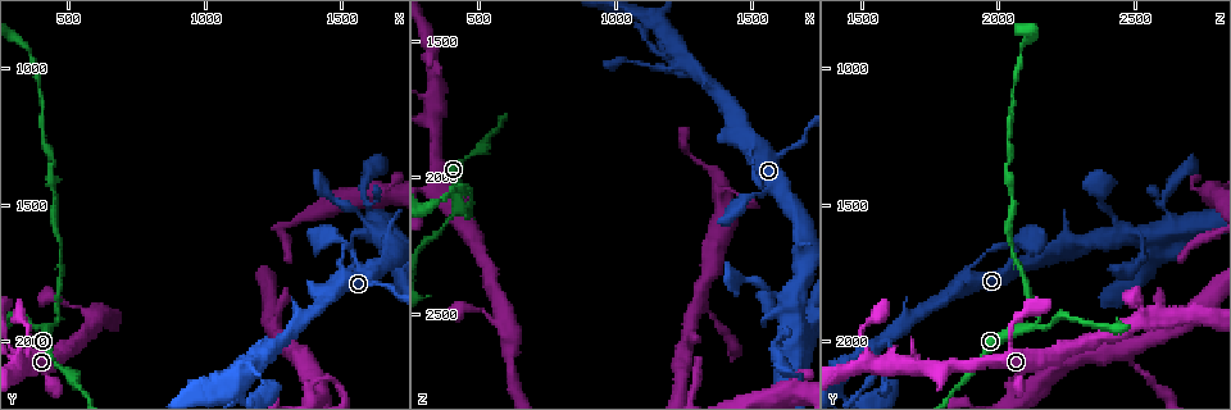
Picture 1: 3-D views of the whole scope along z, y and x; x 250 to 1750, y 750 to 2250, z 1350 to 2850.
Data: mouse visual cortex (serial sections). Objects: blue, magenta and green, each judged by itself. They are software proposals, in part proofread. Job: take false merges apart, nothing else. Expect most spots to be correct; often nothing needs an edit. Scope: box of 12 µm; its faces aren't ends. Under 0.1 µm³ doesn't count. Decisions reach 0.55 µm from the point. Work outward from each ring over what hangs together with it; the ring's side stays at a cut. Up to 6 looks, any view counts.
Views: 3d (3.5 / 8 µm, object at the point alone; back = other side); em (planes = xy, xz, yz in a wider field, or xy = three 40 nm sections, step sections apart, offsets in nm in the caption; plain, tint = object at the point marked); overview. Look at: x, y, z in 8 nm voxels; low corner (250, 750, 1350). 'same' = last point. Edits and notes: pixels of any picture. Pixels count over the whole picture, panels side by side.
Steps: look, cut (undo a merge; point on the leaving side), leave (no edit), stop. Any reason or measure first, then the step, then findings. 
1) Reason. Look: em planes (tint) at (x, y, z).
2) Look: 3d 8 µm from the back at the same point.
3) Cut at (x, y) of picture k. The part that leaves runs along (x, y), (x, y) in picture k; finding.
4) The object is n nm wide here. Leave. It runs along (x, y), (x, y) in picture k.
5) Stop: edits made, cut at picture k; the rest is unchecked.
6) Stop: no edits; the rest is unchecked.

A fork. Look: 3d 8 µm at (420, 1950, 2110).

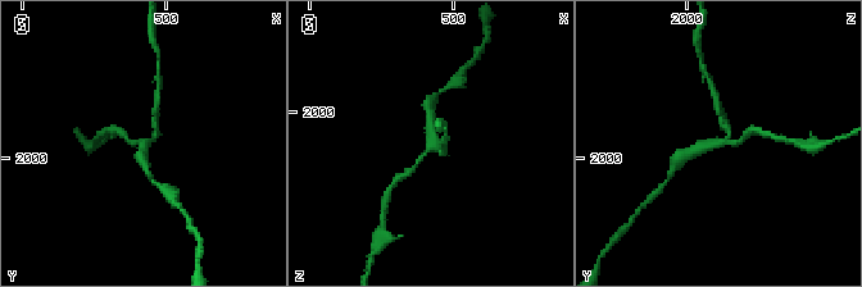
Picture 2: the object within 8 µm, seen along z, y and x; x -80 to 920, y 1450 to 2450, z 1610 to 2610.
3 arms meet here; the arms are 150, 150, 250 nm wide; need the tissue. Look: em xy step 3 (tint) at (420, 1950, 2120).

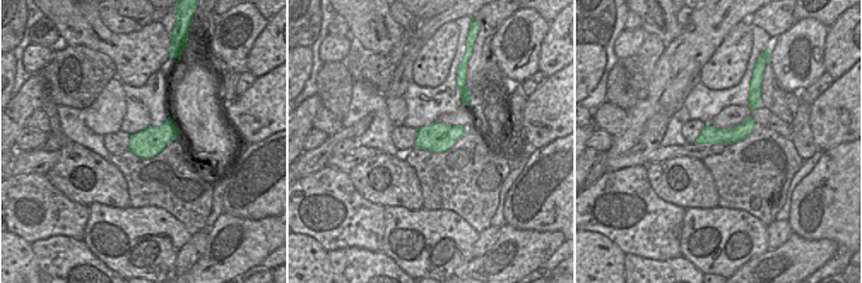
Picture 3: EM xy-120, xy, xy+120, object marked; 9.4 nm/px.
Leave. It runs along (685, 156), (727, 137), (720, 117) in picture 2; one cell here.

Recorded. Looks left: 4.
A fork. Look: 3d 3.5 µm at (570, 1890, 2520).

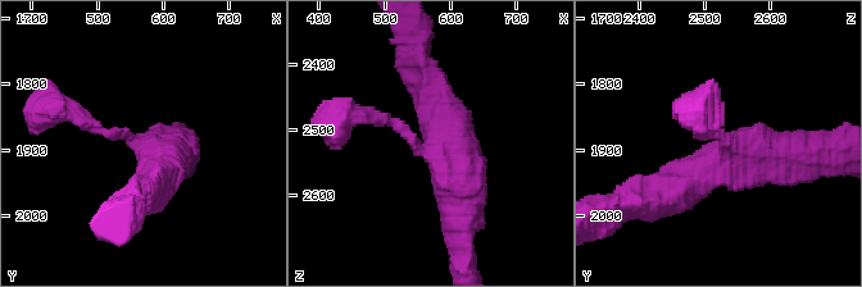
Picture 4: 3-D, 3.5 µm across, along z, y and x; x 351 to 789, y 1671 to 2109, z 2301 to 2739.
Now the EM. Look: em xy step 5 (tint) at (570, 1905, 2530).

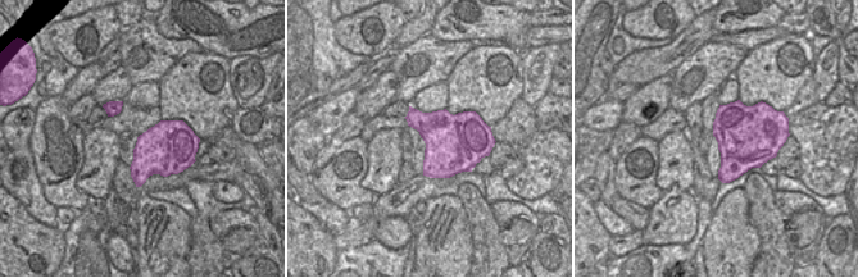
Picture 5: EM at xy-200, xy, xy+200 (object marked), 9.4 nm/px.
The arms are 150, 450, 500 nm wide. Leave. It runs along (657, 196), (716, 160), (808, 153) in picture 4; continuous, no second cell.

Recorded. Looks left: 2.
Thin arm on a thick one. Look: 3d 8 µm at (1630, 1600, 2430).

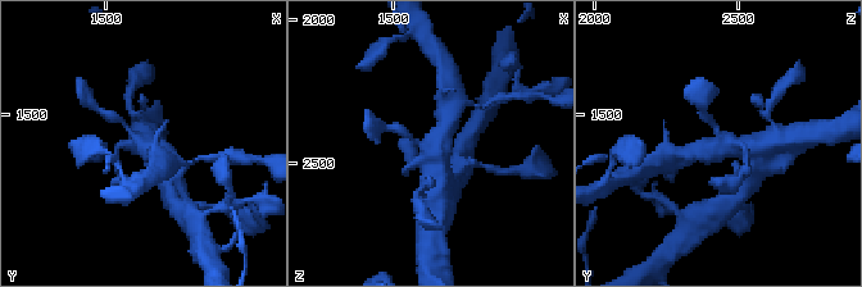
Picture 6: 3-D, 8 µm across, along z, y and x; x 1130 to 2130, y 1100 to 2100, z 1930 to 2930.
4 arms meet here; the arms are 150, 250, 500, 700 nm wide. Look: em xy step 3 (tint) at (1620, 1590, 2430).

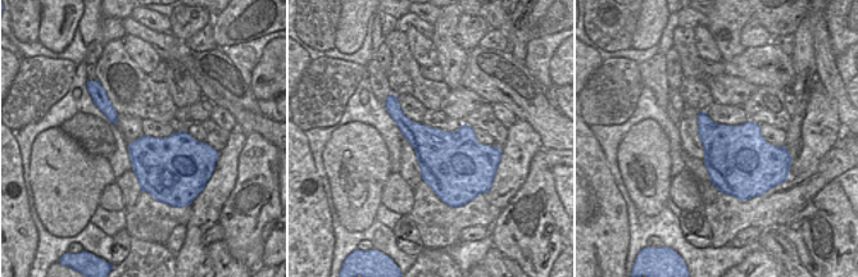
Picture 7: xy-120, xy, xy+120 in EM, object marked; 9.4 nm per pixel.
The object is 550 nm wide here. Leave. It runs along (452, 110), (439, 136), (439, 181) in picture 6; one cell here.

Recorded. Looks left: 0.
Stop: no edits; the rest is unchecked.

